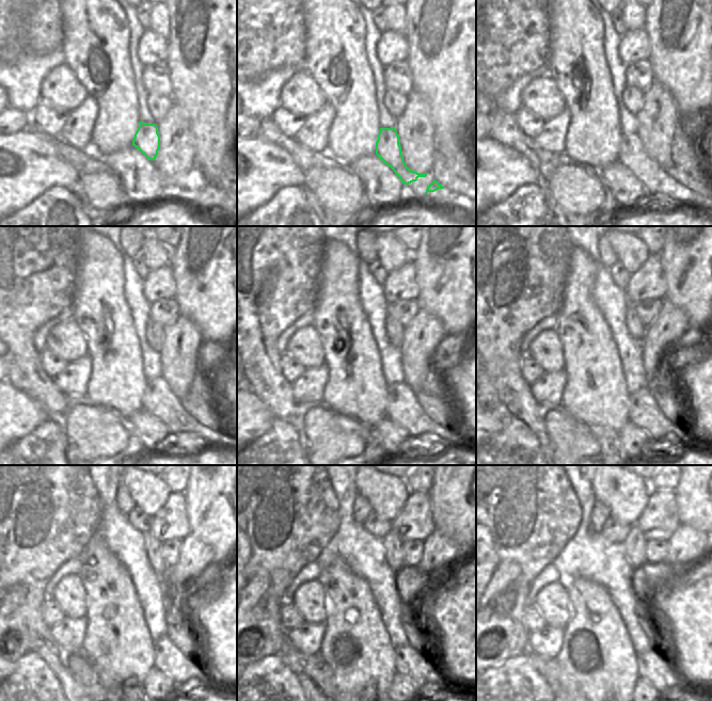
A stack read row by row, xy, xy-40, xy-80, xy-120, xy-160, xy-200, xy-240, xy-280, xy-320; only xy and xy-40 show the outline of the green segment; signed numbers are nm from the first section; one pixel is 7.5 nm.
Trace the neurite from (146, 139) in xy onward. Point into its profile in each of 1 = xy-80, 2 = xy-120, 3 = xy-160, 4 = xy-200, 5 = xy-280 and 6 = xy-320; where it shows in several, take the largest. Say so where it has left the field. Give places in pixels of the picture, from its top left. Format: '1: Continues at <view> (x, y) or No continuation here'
1: Continues at xy-80 (632, 154)
2: Continues at xy-120 (158, 399)
3: Continues at xy-160 (402, 408)
4: Continues at xy-200 (643, 408)
5: Continues at xy-280 (427, 675)
6: Continues at xy-320 (653, 666)

